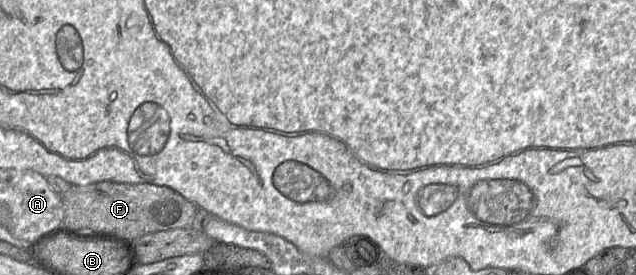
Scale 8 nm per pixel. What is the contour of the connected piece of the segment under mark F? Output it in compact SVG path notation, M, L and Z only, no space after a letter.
M101 181L88 185L71 185L67 192L59 195L64 208L63 225L72 228L107 232L123 237L126 240L137 240L144 235L159 231L190 228L197 210L196 205L173 189L147 183L127 184Z

